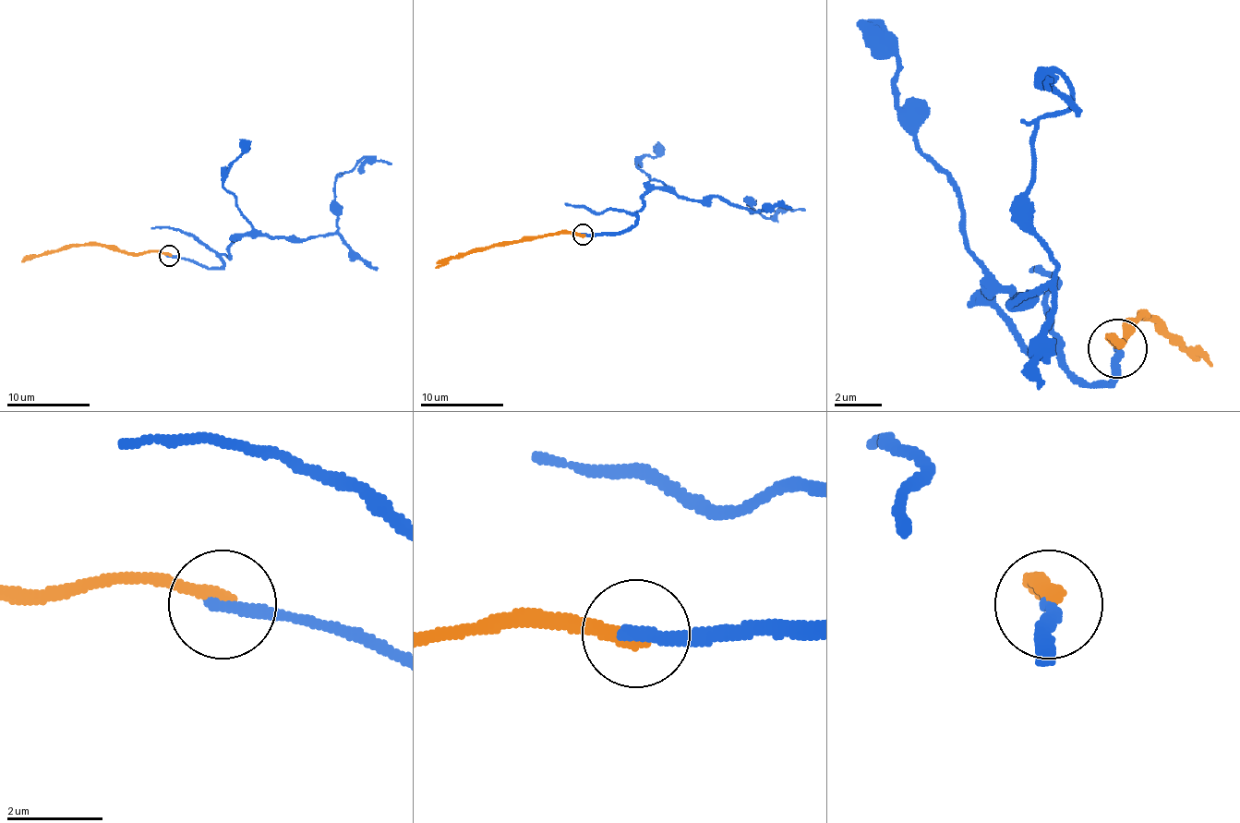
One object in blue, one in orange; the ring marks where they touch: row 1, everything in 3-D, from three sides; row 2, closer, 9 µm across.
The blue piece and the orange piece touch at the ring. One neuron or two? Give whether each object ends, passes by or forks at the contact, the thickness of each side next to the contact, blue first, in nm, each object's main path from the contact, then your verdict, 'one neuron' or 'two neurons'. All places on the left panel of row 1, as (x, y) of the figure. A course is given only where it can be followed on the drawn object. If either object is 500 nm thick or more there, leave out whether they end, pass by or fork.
blue ends there; orange ends there; 280 nm thick on the blue side, 280 nm on the other; blue runs (168, 255), (221, 267), (241, 236), (332, 235), (334, 178), (366, 162), (391, 163); orange runs (168, 255), (158, 251), (131, 253), (100, 245), (78, 245), (30, 255), (21, 261); two neurons

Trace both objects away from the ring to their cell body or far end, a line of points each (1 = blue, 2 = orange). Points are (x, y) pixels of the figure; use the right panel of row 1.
1: (1115, 346), (1115, 370), (1087, 382), (987, 294), (1057, 271), (1028, 194), (1034, 130), (1069, 101), (1052, 89)
2: (1115, 346), (1115, 335), (1115, 341), (1139, 318), (1145, 318), (1209, 365)

